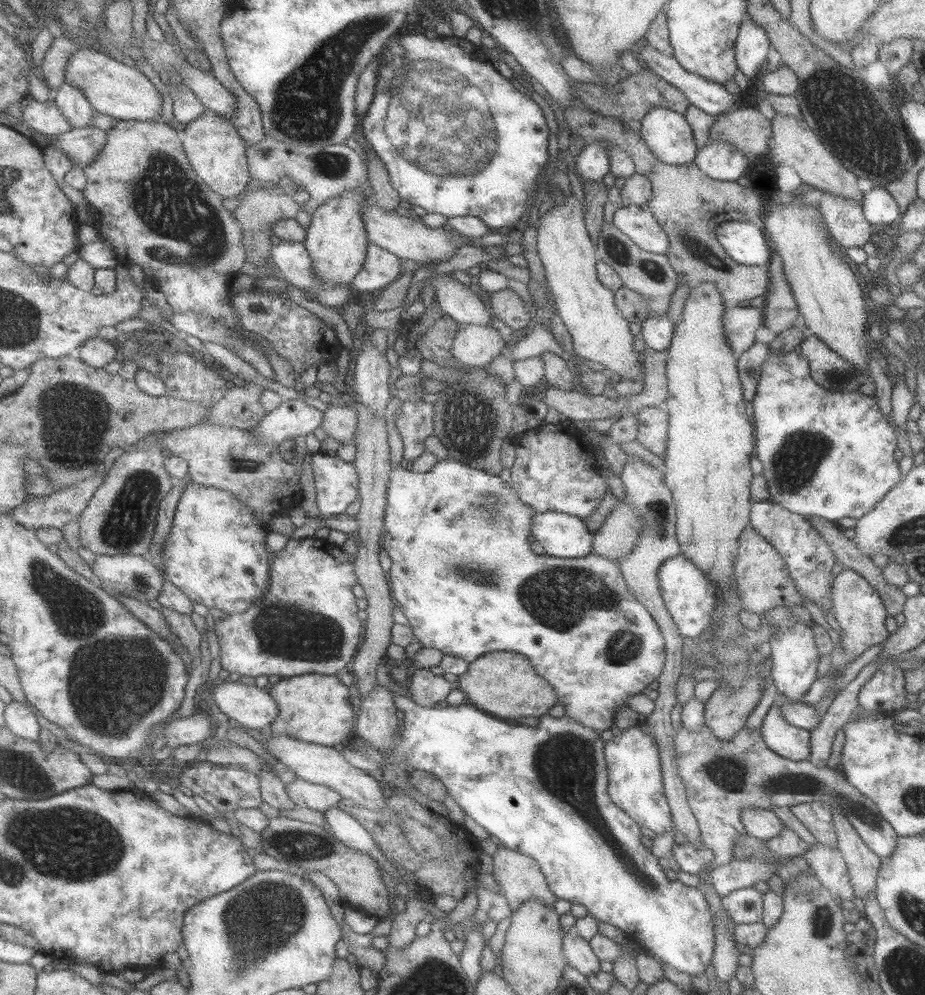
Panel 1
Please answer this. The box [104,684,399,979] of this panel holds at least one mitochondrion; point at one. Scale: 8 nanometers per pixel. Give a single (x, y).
(264, 917)

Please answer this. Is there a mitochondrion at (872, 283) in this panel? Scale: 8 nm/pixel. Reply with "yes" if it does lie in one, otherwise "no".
no

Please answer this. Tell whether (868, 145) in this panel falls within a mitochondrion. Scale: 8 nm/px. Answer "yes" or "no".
yes

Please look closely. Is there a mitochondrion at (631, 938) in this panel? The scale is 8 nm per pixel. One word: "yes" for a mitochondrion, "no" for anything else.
no

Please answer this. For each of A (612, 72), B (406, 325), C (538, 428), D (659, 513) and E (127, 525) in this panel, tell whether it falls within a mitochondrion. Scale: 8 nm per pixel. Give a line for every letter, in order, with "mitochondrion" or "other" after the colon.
A: other
B: other
C: other
D: mitochondrion
E: mitochondrion

